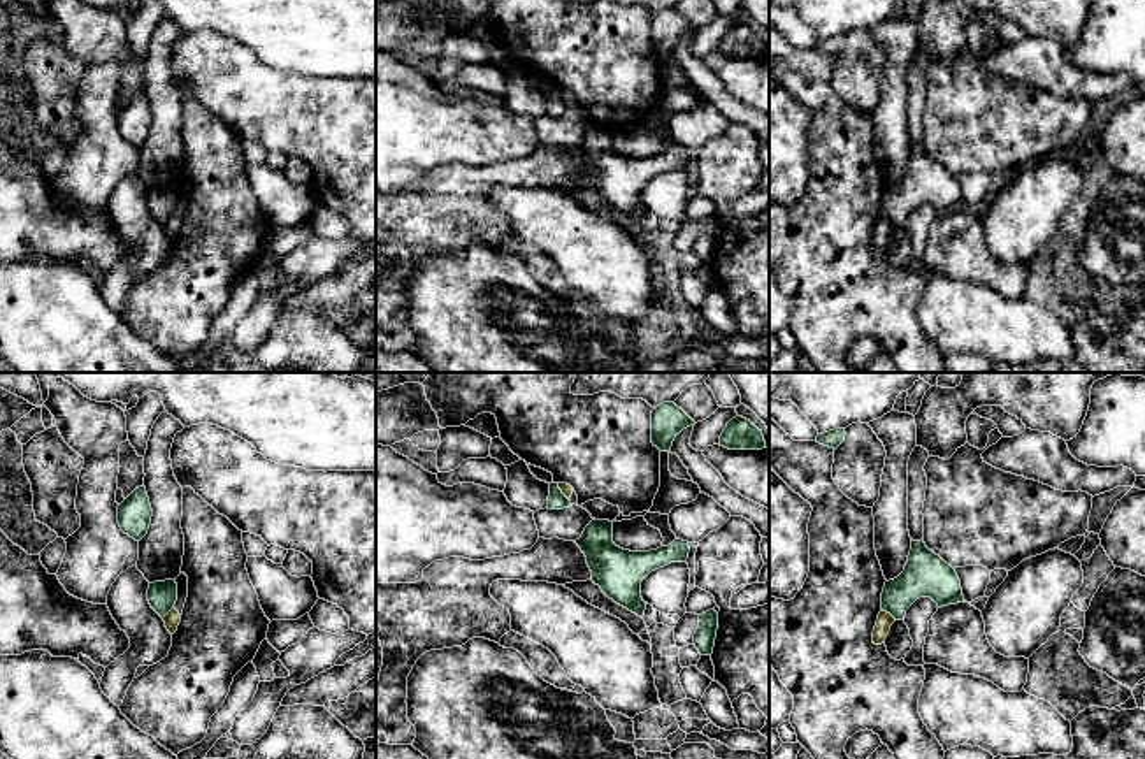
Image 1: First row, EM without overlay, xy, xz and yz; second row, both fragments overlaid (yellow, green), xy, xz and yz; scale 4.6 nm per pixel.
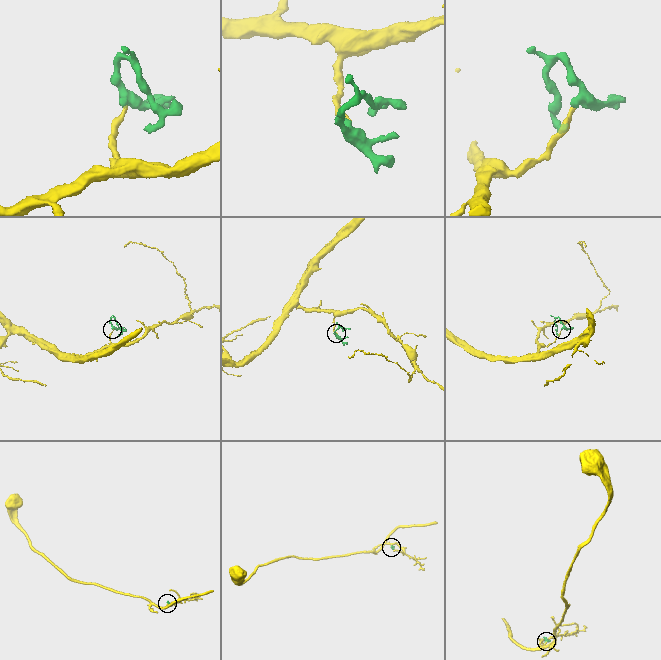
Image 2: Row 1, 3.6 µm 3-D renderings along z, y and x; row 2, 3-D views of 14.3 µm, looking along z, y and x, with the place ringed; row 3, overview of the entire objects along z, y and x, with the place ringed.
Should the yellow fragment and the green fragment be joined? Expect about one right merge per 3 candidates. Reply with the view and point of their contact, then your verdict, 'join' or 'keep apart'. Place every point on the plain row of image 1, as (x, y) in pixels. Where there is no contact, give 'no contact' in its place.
yz (889, 220) | keep apart

